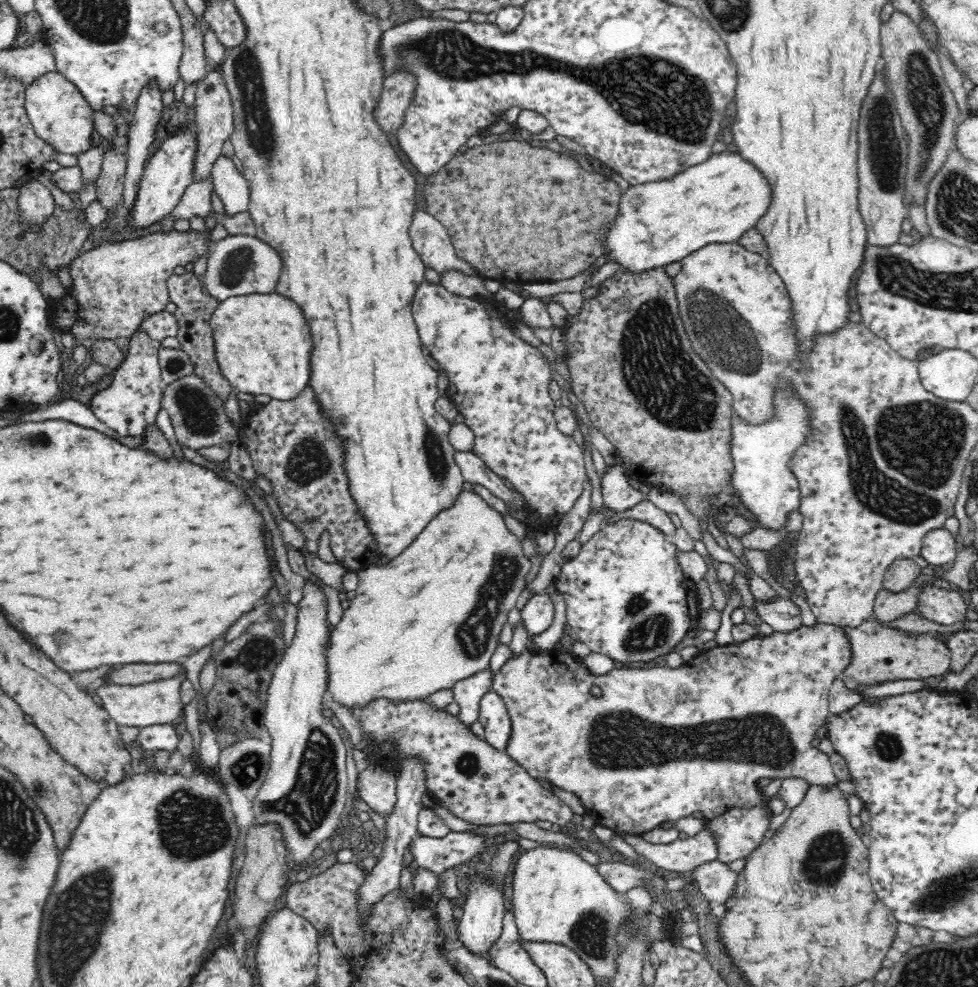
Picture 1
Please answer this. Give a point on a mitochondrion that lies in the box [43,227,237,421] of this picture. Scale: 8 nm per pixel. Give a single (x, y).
(175, 366)

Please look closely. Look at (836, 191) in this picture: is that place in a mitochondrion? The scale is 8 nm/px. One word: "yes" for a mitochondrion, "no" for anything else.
no

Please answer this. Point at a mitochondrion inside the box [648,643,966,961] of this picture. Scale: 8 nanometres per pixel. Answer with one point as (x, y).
(826, 858)

